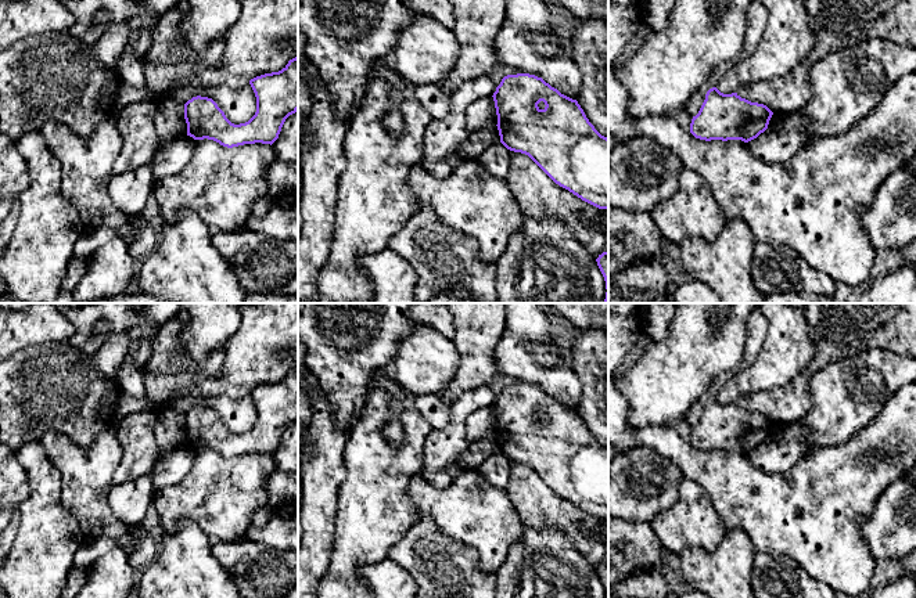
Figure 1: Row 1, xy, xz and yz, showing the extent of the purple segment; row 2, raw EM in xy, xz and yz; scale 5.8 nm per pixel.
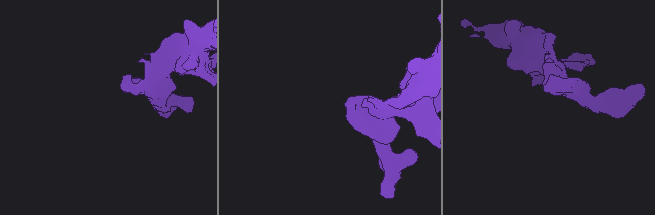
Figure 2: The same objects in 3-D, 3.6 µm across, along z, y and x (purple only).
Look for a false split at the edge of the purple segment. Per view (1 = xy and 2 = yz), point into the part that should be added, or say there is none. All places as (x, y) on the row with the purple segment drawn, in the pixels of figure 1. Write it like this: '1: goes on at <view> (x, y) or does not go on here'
1: does not go on here
2: does not go on here

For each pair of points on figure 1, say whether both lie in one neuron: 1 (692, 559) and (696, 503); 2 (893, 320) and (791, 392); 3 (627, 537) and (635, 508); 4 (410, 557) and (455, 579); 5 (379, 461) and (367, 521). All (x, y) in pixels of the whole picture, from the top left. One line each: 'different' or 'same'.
1: different
2: same
3: different
4: same
5: same

